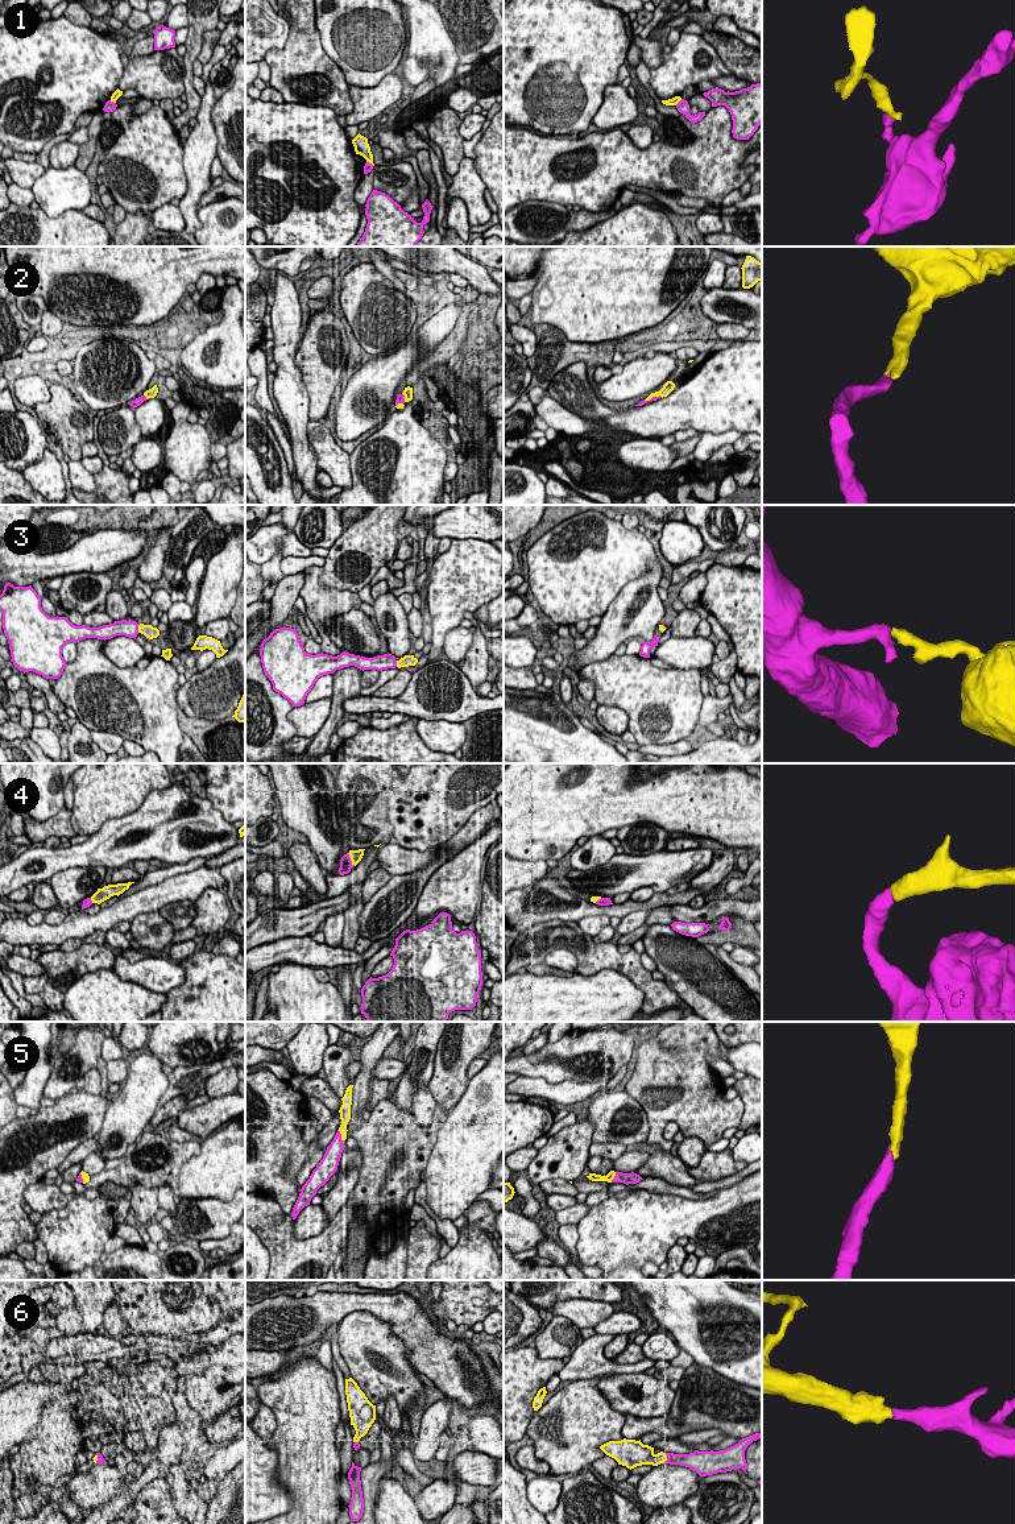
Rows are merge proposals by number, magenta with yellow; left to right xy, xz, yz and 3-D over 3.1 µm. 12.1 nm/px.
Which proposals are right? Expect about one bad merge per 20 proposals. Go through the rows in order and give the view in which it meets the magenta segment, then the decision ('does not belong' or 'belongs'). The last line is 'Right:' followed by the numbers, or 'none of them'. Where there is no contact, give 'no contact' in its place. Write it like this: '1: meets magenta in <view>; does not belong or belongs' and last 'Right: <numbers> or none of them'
1: meets magenta in yz; does not belong
2: meets magenta in xy; belongs
3: meets magenta in xy; belongs
4: meets magenta in xz; belongs
5: meets magenta in xz; belongs
6: meets magenta in yz; belongs
Right: 2, 3, 4, 5, 6

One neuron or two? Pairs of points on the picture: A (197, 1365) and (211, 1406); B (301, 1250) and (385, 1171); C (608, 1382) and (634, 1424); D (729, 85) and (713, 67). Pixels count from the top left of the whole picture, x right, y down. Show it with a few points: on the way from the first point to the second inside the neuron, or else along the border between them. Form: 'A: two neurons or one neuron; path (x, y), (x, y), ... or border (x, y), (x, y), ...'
A: two neurons; border (210, 1354), (210, 1361), (201, 1373), (185, 1378)
B: one neuron; path (324, 1241), (363, 1195)
C: two neurons; border (624, 1412), (657, 1417)
D: two neurons; border (732, 74), (715, 77), (709, 81)

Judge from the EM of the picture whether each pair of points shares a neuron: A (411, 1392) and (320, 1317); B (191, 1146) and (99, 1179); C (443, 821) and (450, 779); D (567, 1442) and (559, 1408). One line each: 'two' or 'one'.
A: two
B: one
C: one
D: one

